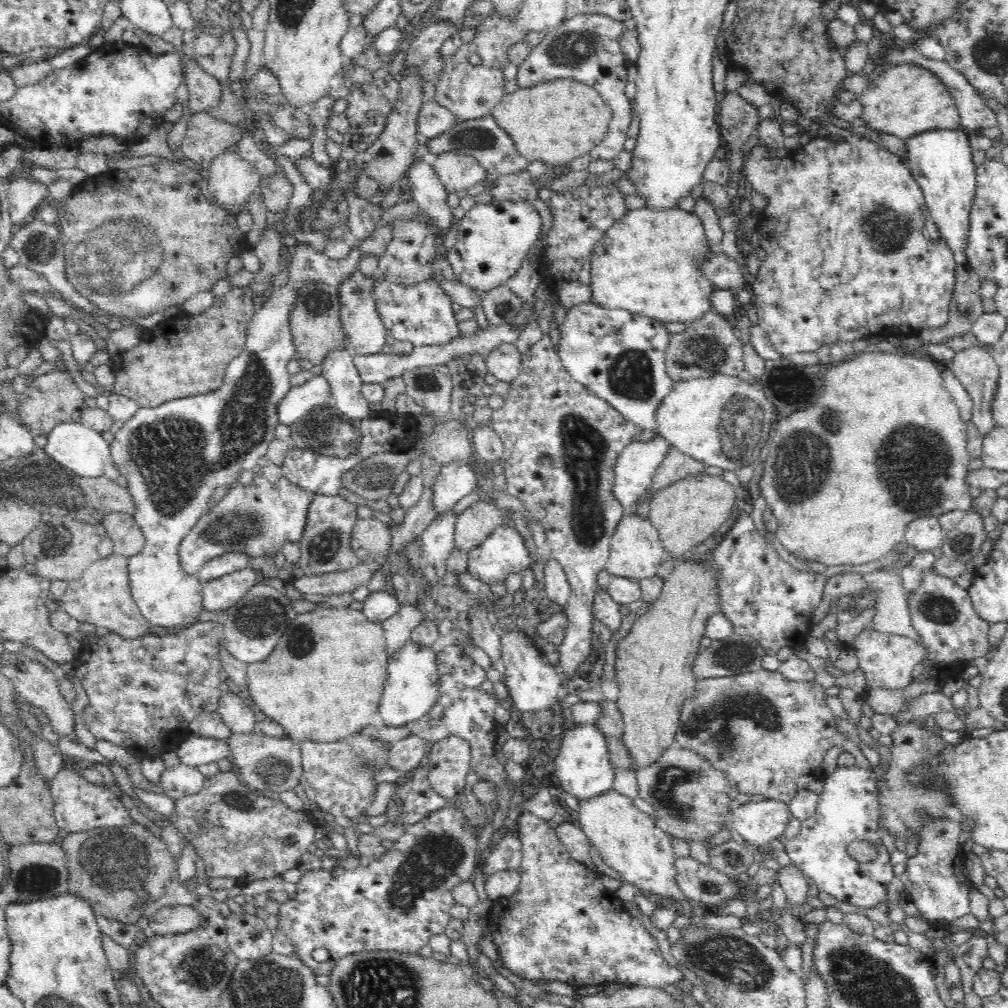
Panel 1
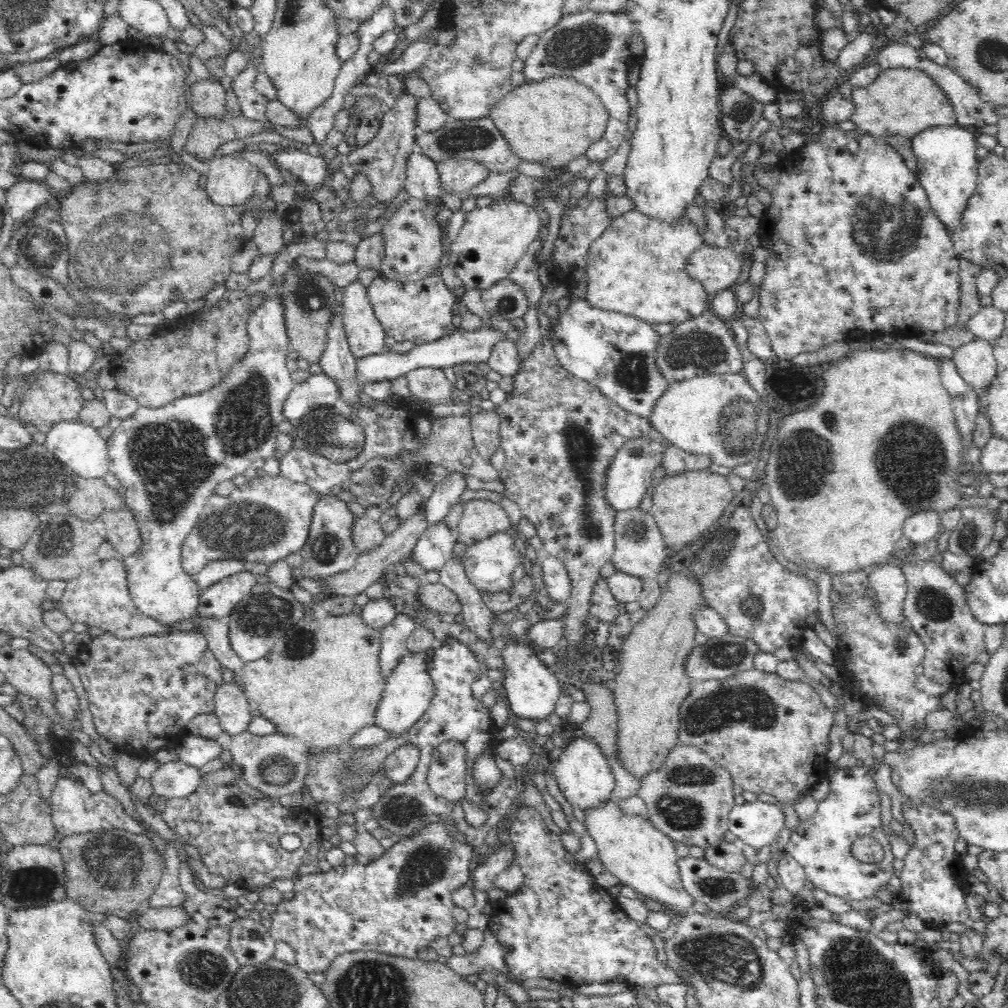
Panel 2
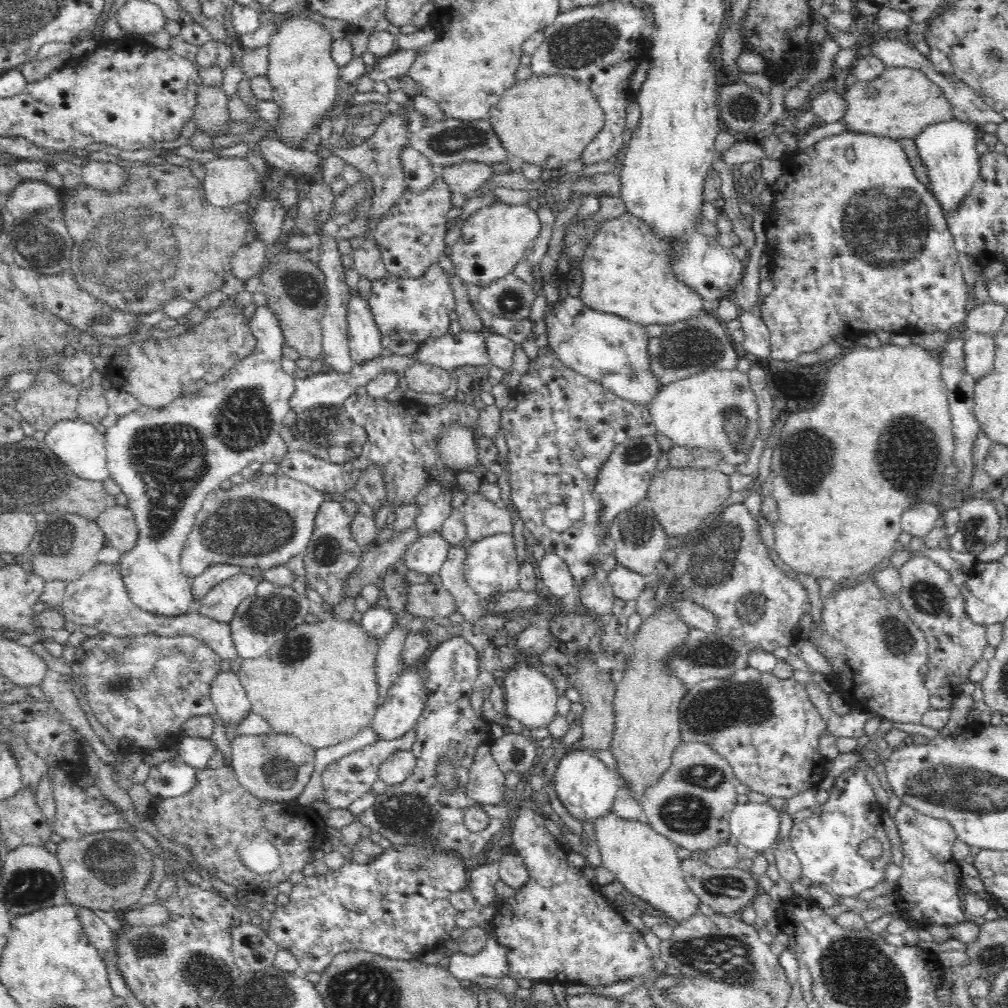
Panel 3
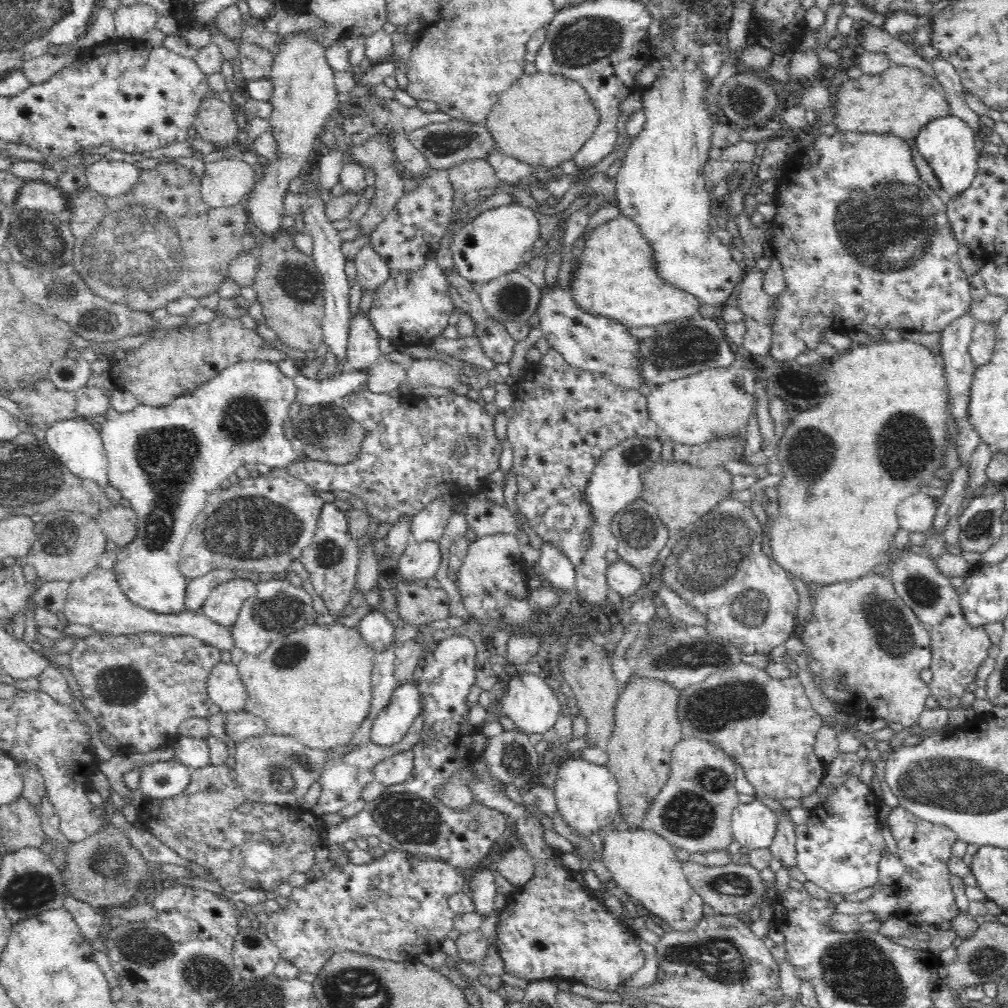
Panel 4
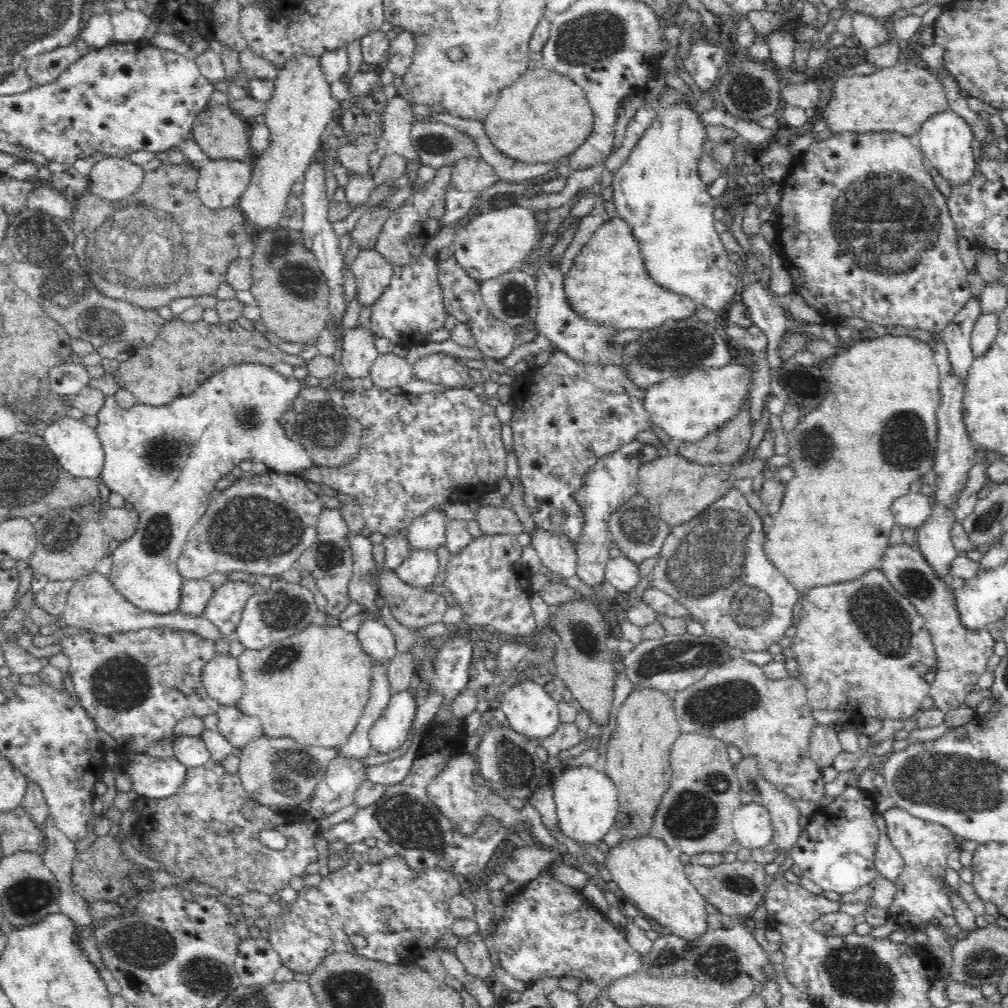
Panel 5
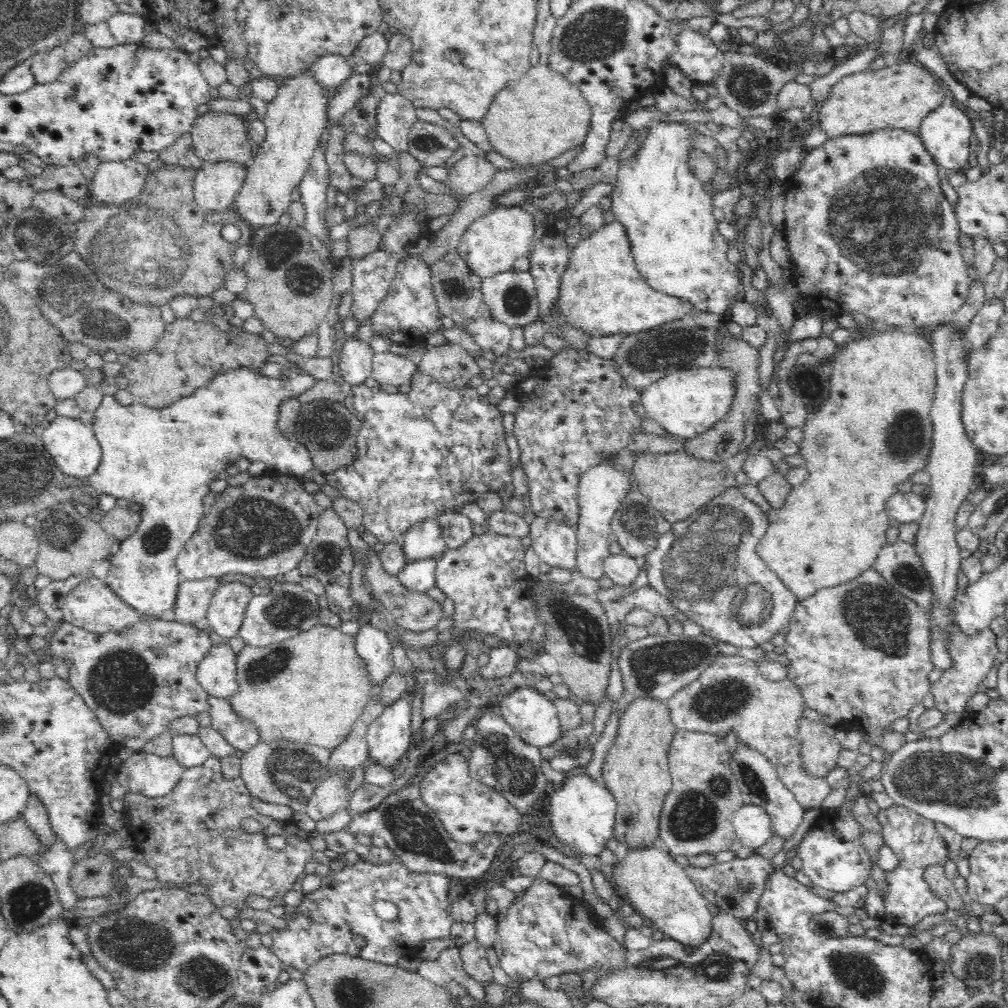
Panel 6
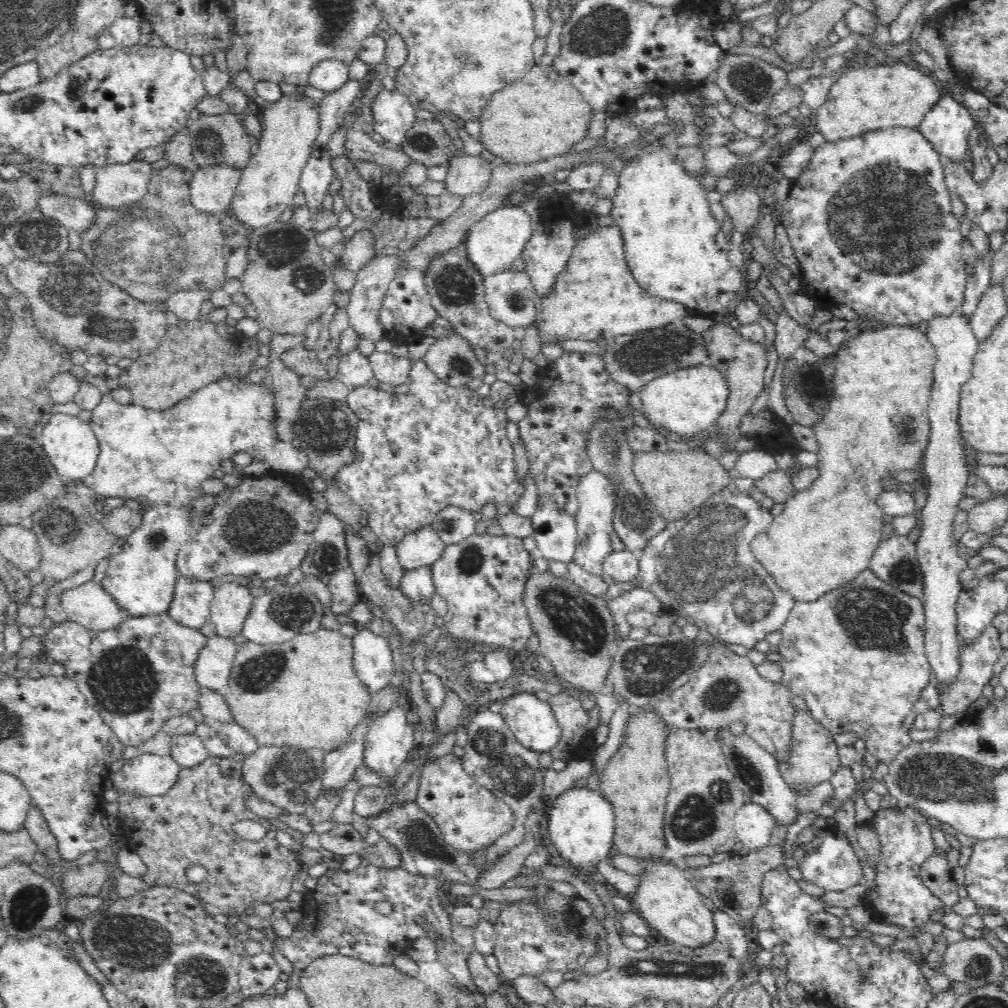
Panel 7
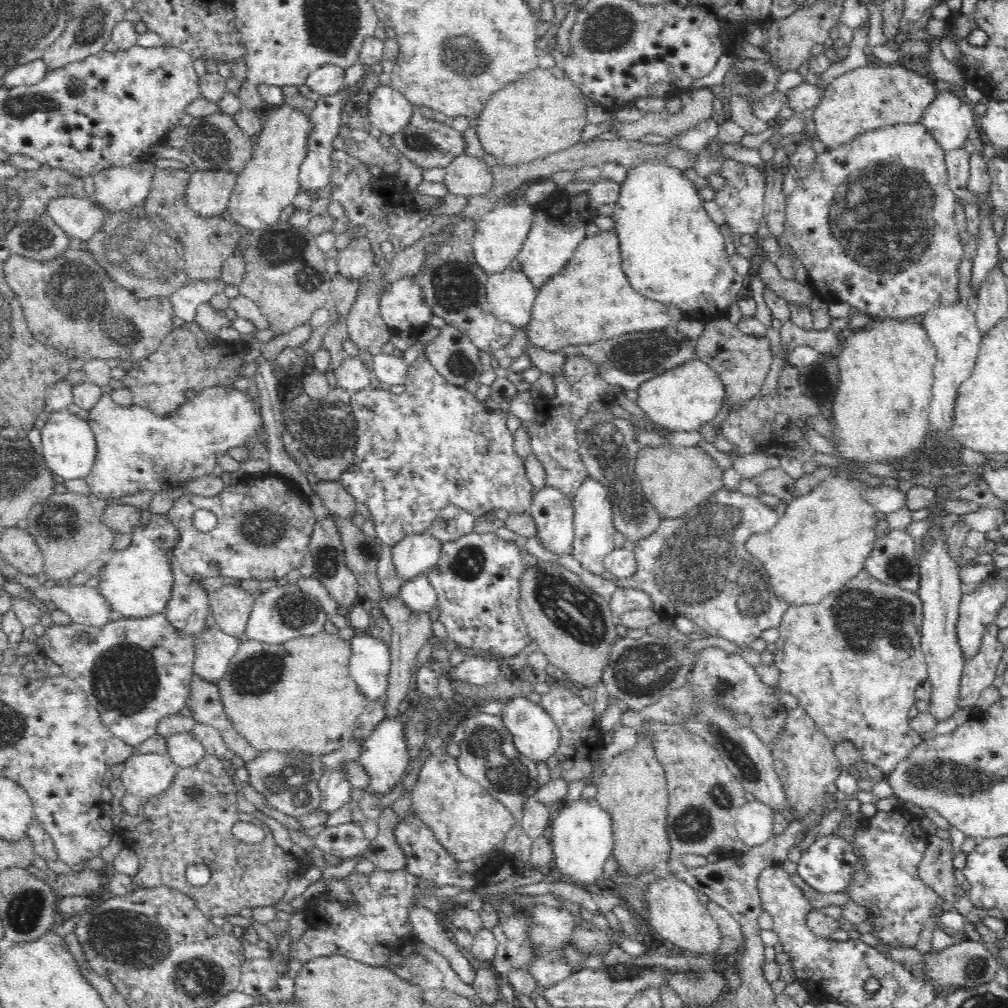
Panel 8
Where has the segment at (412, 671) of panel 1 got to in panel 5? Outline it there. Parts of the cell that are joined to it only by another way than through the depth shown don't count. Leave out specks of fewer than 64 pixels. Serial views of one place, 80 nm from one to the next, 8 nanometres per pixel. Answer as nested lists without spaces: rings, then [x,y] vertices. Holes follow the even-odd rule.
[[[410,689],[392,696],[380,718],[373,722],[369,730],[373,754],[394,752],[408,740],[418,703],[418,695]]]

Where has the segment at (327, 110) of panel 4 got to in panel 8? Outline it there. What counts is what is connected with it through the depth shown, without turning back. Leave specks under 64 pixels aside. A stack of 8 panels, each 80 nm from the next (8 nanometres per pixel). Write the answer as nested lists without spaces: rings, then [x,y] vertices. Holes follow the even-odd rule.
[[[288,104],[272,110],[254,145],[253,156],[237,174],[225,216],[244,233],[262,230],[280,221],[282,210],[302,192],[299,183],[301,160],[306,156],[306,141],[311,129],[309,116]]]

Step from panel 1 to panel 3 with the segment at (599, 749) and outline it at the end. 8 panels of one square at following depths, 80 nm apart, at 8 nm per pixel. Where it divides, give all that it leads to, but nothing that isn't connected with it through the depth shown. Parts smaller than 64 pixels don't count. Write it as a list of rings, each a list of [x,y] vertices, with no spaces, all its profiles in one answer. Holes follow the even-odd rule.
[[[580,746],[570,748],[559,760],[555,770],[558,800],[566,812],[582,824],[592,824],[614,812],[614,800],[622,795],[622,781],[616,770],[599,761],[598,754]]]

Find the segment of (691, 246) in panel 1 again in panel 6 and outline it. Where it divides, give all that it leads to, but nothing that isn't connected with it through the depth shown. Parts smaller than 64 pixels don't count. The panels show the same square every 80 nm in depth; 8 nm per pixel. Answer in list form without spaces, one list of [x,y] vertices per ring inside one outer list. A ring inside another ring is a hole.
[[[614,221],[605,223],[573,247],[552,314],[560,329],[575,329],[590,338],[635,335],[691,314],[693,306],[666,294],[656,294],[640,280],[628,254],[628,242],[622,224]]]

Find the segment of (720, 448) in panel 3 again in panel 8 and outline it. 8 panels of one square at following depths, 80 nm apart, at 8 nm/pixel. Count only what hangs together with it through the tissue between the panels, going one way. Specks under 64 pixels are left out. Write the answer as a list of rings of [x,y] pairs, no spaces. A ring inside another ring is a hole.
[[[697,357],[650,378],[637,388],[637,392],[637,404],[652,422],[670,430],[684,432],[699,430],[710,423],[718,414],[725,398],[725,386],[718,374]]]

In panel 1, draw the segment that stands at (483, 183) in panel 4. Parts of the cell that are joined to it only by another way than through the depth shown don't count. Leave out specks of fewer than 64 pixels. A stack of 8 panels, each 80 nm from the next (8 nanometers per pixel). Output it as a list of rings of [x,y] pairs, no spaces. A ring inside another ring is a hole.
[[[444,152],[431,161],[449,193],[466,193],[472,186],[489,176],[486,168],[472,156]]]

